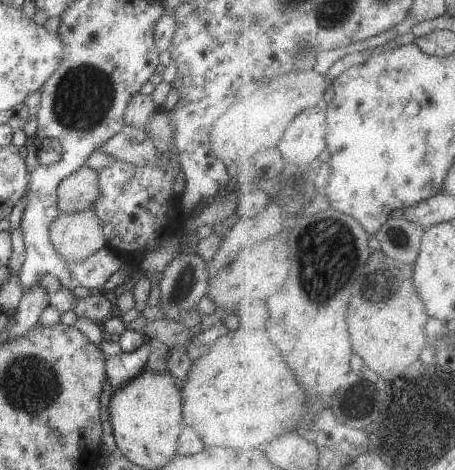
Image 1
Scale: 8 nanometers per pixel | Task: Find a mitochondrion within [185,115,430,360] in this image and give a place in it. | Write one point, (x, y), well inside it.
(330, 252)

